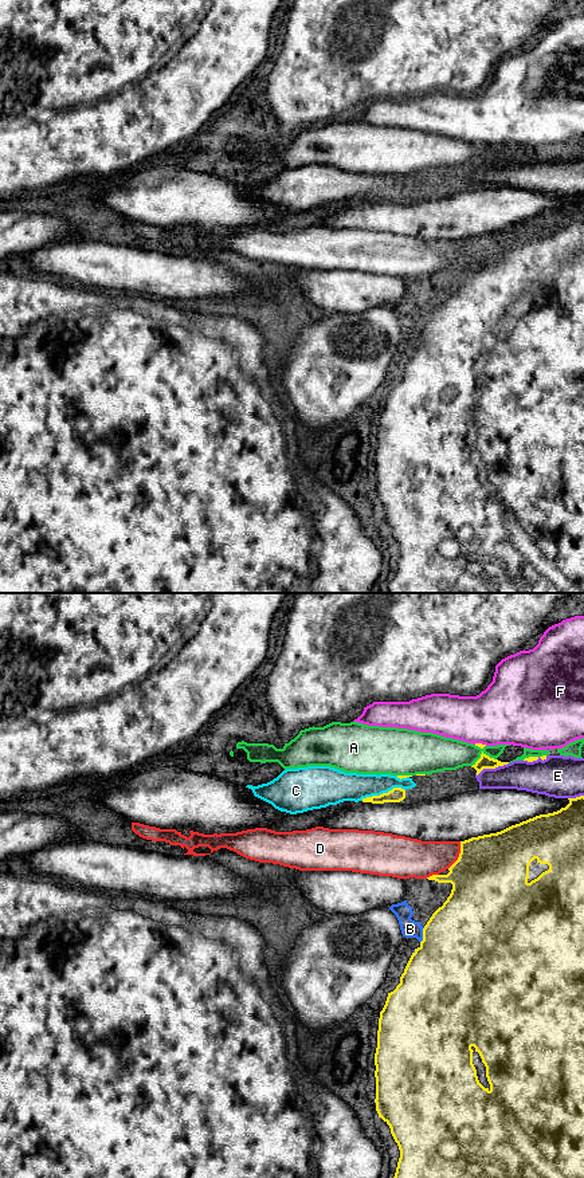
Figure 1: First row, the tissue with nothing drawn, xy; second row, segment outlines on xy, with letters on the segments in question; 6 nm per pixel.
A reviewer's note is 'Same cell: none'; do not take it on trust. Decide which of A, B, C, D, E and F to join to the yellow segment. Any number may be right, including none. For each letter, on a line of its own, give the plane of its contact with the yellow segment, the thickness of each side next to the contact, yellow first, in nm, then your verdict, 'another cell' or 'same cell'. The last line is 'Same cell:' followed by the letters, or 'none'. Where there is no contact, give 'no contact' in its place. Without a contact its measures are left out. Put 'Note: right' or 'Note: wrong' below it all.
A: xy | 80/200 nm | another cell
B: xy | 500/110 nm | another cell
C: xy | 90/180 nm | another cell
D: xy | 460/220 nm | another cell
E: xy | 80/180 nm | another cell
F: xy | 30/380 nm | another cell
Same cell: none
Note: right

